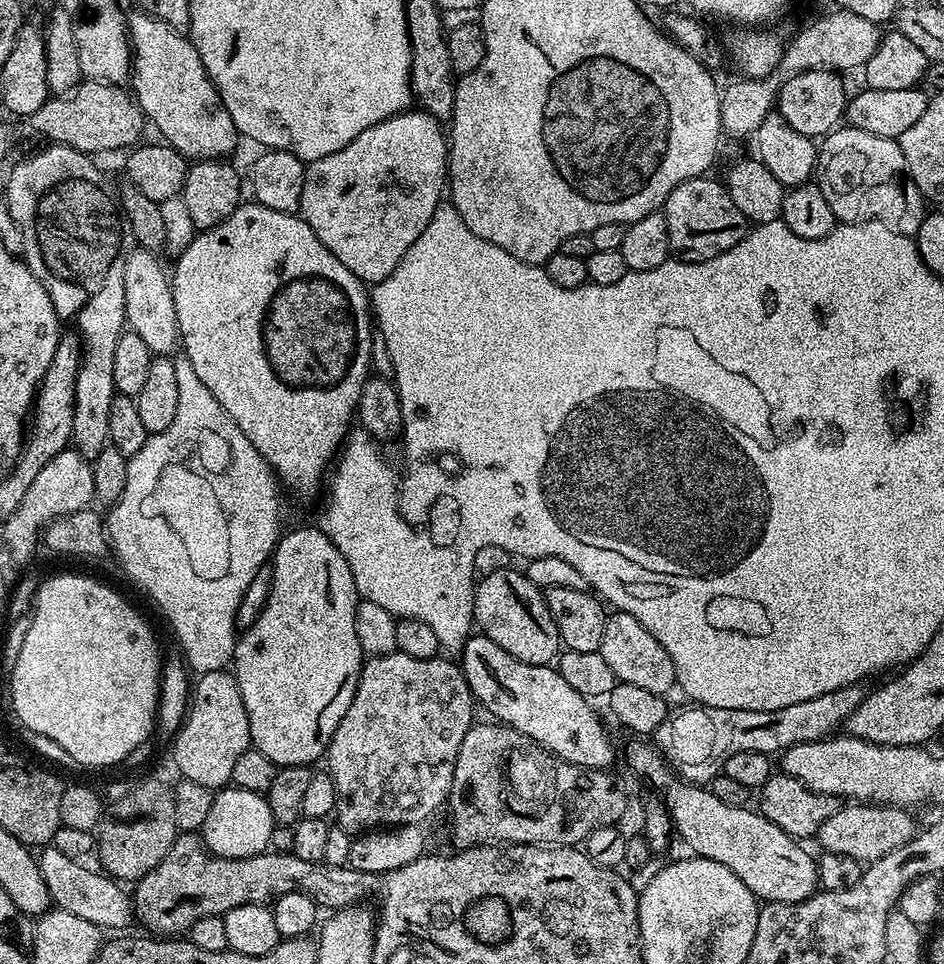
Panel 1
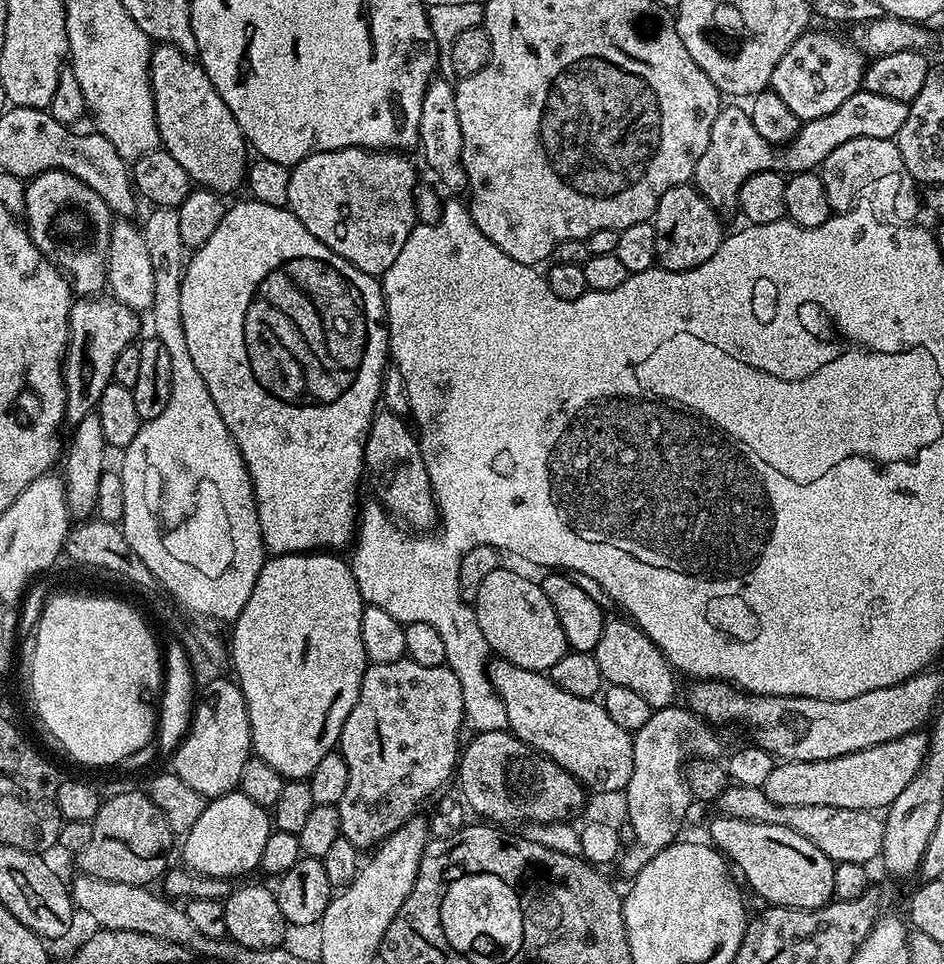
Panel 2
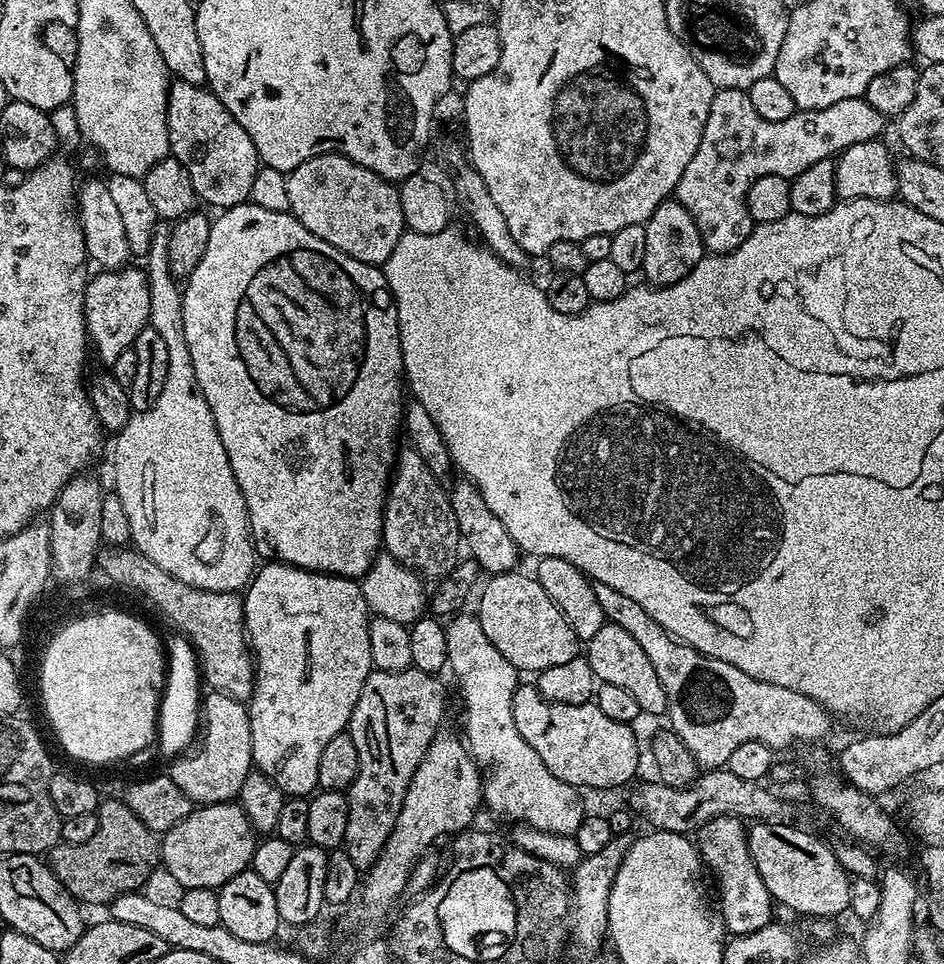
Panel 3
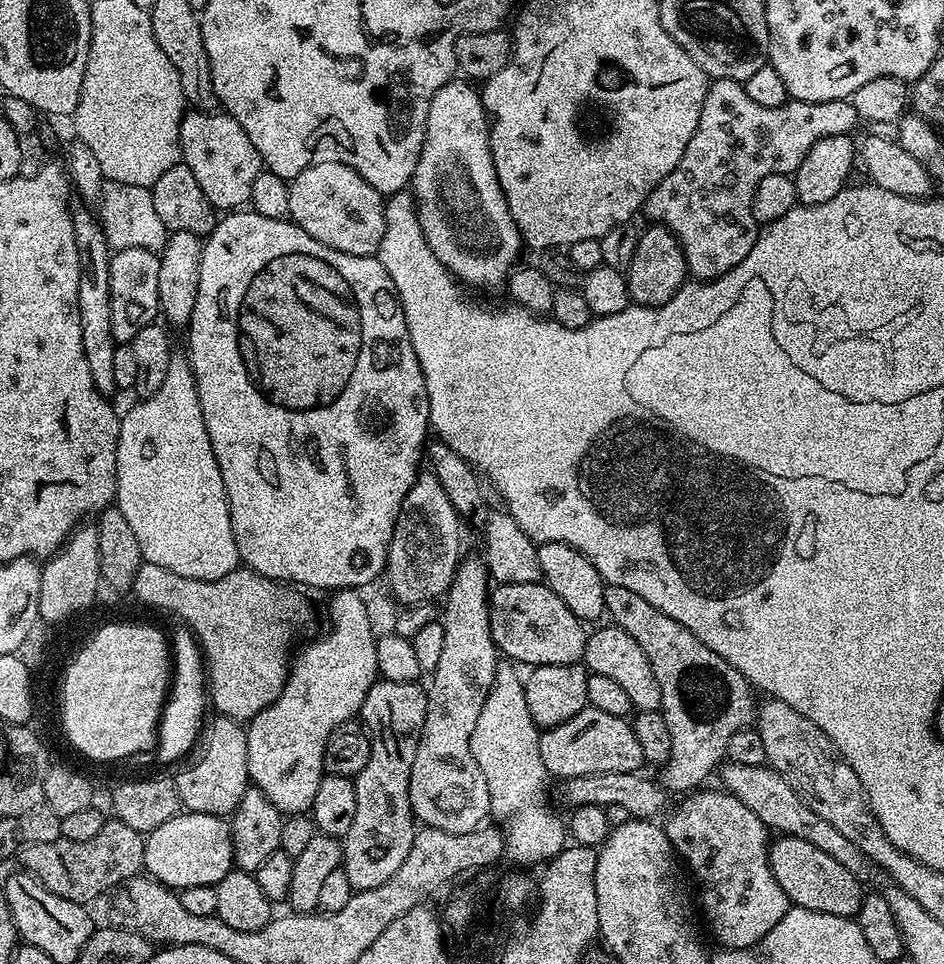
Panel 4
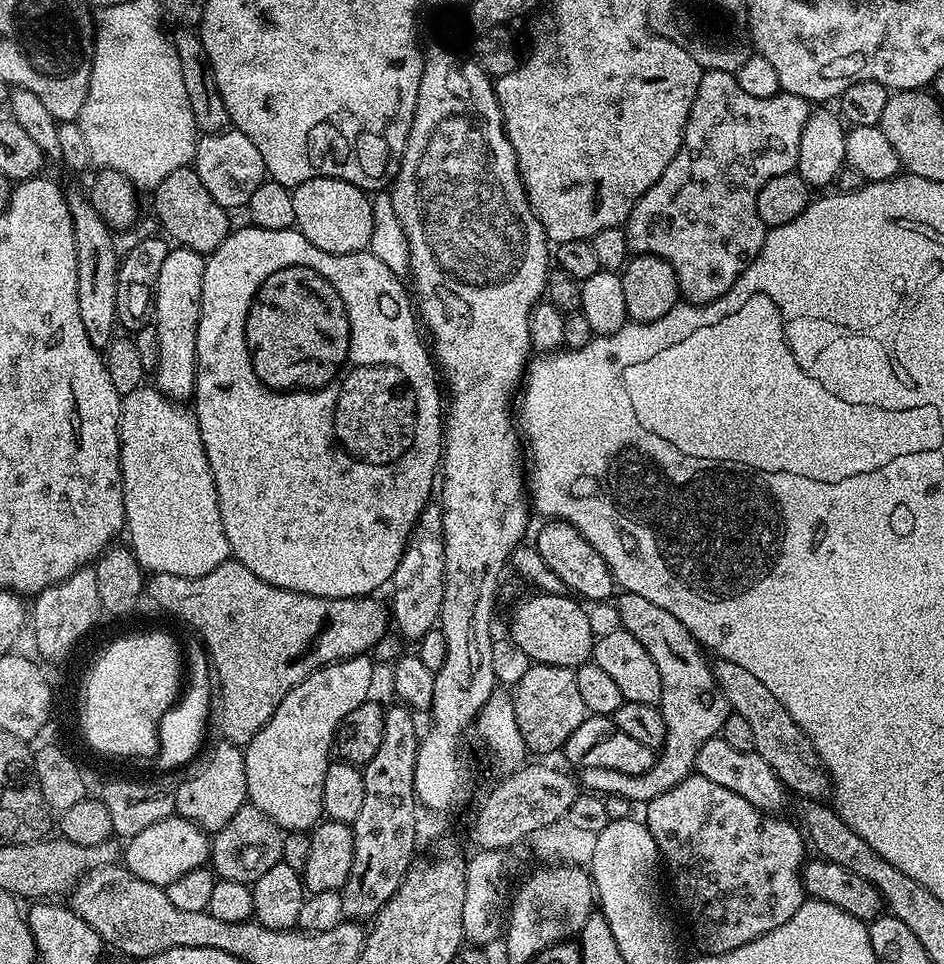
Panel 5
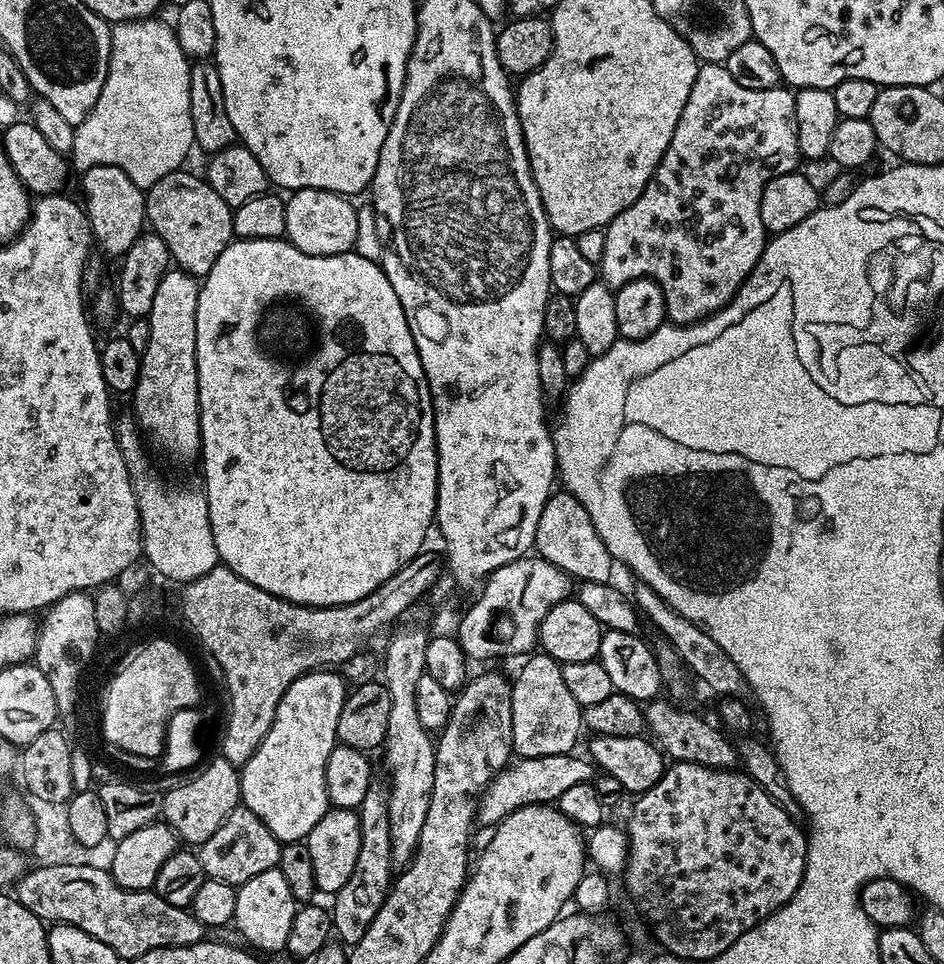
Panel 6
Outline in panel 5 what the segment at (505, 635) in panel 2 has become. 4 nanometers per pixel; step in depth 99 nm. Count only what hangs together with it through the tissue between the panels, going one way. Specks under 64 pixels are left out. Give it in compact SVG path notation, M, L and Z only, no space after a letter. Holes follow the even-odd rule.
M532 594L528 596L512 612L512 640L516 648L524 656L529 656L532 664L549 664L550 666L562 666L563 668L577 669L582 664L592 660L592 620L579 599L571 595L545 596L543 594Z

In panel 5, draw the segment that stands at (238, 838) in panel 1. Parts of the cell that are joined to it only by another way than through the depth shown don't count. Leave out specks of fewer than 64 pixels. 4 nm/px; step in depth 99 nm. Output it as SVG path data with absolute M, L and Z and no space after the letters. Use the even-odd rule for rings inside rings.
M170 815L162 822L154 822L142 834L134 834L122 848L123 867L130 870L142 882L150 882L154 886L167 889L174 878L182 874L190 874L190 870L205 867L210 860L210 836L197 824L192 824L186 818Z

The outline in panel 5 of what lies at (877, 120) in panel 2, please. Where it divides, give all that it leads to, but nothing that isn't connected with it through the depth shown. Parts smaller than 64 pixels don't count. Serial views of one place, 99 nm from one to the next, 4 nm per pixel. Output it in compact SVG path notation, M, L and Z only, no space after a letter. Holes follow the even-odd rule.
M705 71L698 82L698 94L690 106L690 114L684 127L683 146L678 150L678 154L674 154L670 166L666 166L666 170L662 170L662 178L658 178L658 182L654 182L654 186L650 186L650 190L646 190L646 194L642 194L642 198L634 206L634 210L628 215L628 219L623 225L624 234L628 239L629 253L657 256L670 262L680 287L680 295L687 303L709 304L722 298L722 294L726 294L726 290L730 290L730 286L734 286L734 282L738 282L738 278L744 273L748 263L762 250L766 229L762 218L758 218L756 195L758 190L762 190L762 186L766 186L766 182L770 182L770 178L778 178L778 174L786 174L795 169L798 162L798 142L802 138L802 126L806 126L809 111L809 101L803 100L801 96L795 96L782 90L778 95L770 98L754 98L752 95L746 94L746 90L742 90L742 86L738 86L733 73Z

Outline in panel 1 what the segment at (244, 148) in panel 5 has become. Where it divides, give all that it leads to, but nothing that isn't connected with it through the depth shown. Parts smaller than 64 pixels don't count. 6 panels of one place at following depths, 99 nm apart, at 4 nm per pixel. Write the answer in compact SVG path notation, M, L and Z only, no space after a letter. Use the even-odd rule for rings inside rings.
M132 10L127 13L126 19L128 38L132 46L130 88L136 103L144 111L147 123L151 127L153 124L164 135L161 136L163 143L181 152L189 161L231 157L231 152L236 148L236 140L238 141L234 118L230 118L230 110L226 110L208 71L202 66L202 58L198 58L198 50L191 39L181 29L172 28L148 12Z

